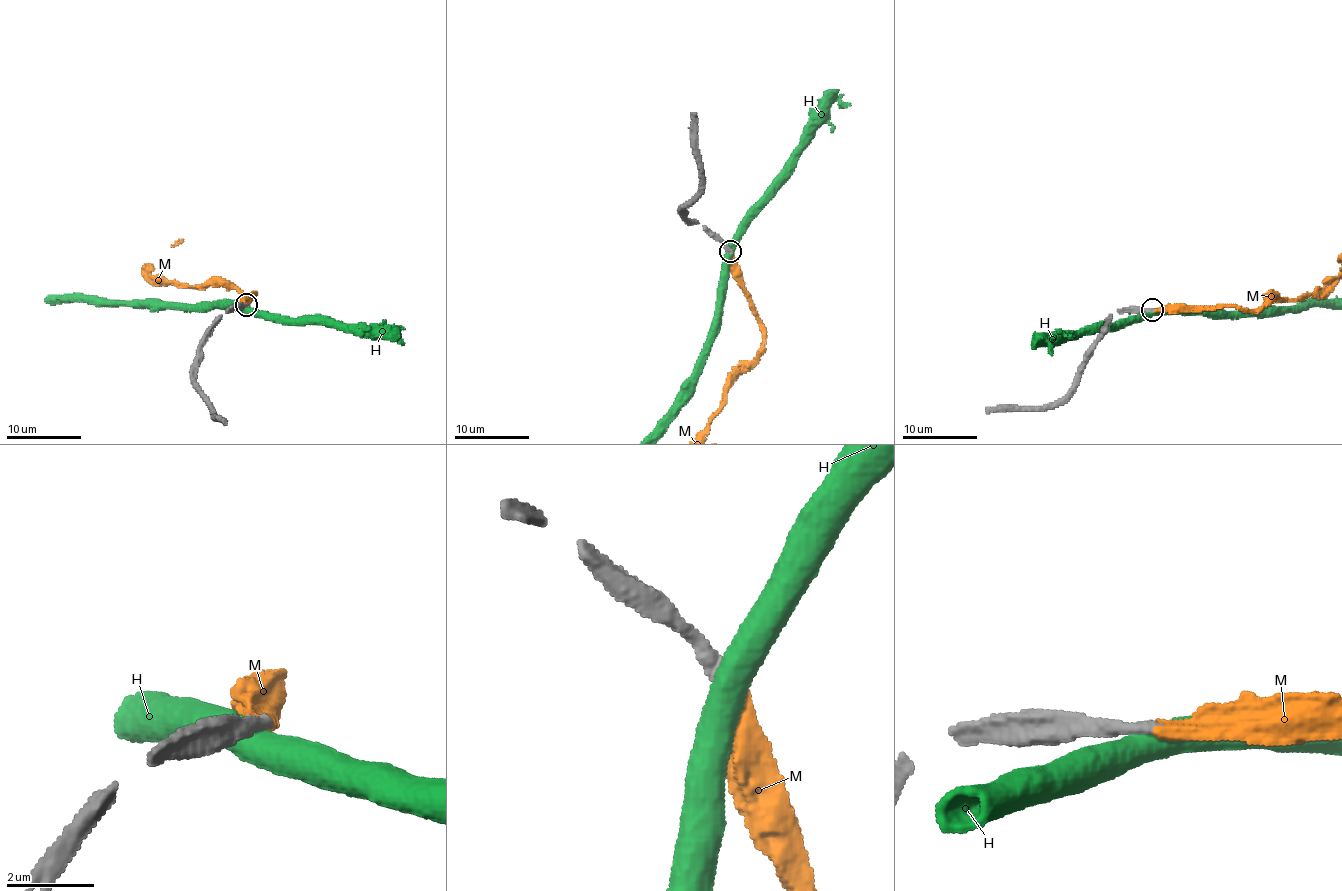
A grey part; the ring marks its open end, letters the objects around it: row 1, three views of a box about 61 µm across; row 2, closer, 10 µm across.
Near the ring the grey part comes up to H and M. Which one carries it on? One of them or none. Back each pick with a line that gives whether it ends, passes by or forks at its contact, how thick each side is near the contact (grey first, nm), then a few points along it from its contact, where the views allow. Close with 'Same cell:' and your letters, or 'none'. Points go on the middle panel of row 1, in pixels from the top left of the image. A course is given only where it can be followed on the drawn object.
M: it ends | 340/400 nm
Same cell: M

